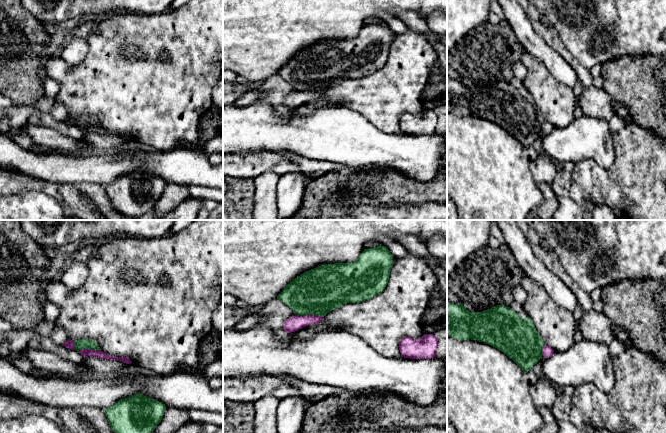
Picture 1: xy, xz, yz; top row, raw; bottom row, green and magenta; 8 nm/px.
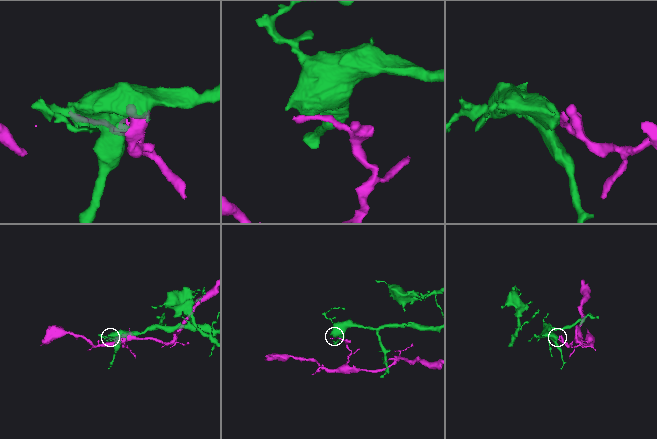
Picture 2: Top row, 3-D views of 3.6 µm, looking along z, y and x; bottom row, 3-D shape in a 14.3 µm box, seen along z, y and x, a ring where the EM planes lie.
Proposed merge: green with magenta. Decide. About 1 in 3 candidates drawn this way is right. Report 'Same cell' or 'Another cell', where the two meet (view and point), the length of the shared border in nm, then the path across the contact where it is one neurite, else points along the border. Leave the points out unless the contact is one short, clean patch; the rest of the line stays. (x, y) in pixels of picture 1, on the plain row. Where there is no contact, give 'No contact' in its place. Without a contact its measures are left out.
Another cell. Touches green at xz (310, 90). Shared border 220 nm. Boundary: xz (296, 90), (323, 92)

